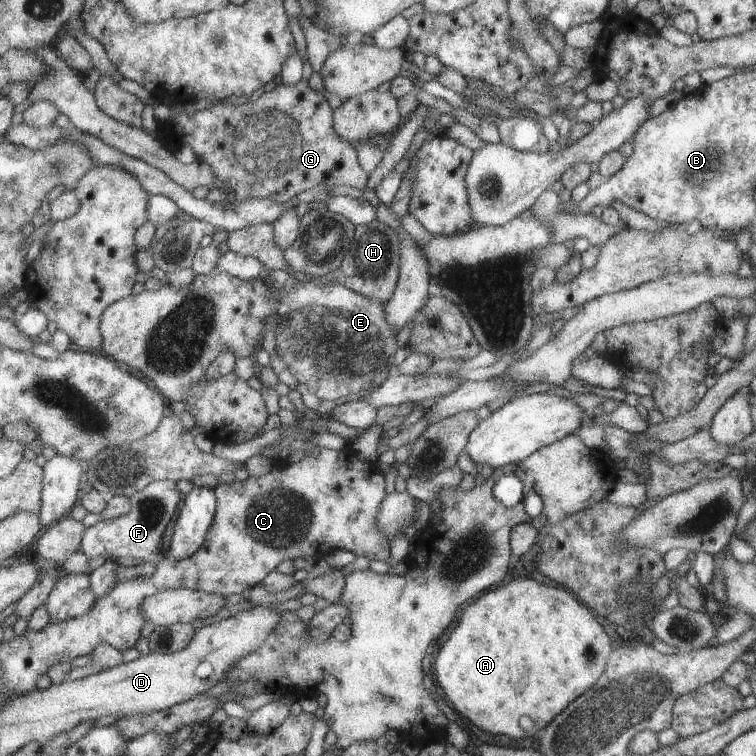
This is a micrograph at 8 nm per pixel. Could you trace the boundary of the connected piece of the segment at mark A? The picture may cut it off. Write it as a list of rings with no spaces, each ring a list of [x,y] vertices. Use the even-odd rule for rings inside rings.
[[[517,578],[511,580],[511,582],[507,582],[505,586],[499,586],[495,590],[485,592],[485,594],[476,597],[471,601],[471,604],[467,604],[463,608],[463,612],[459,615],[459,620],[457,620],[455,628],[453,628],[449,638],[443,642],[437,652],[437,656],[435,656],[433,672],[435,672],[437,684],[441,687],[445,698],[457,710],[460,718],[467,718],[469,722],[475,724],[477,728],[485,730],[485,732],[501,734],[501,736],[509,736],[509,738],[515,738],[517,740],[517,738],[527,738],[527,736],[531,736],[537,730],[543,730],[572,700],[575,700],[577,696],[587,691],[588,688],[591,688],[595,680],[601,676],[601,672],[605,670],[605,662],[607,662],[609,650],[611,650],[611,646],[609,646],[607,634],[595,622],[591,610],[587,606],[583,606],[583,603],[579,602],[573,593],[563,590],[563,587],[545,586],[545,584],[540,584],[531,578]],[[523,716],[533,722],[532,728],[527,728],[527,730],[519,728],[517,722]]]

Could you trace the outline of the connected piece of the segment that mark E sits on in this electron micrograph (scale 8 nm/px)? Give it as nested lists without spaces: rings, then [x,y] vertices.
[[[291,276],[289,283],[289,288],[282,290],[280,304],[276,308],[276,312],[272,313],[266,319],[266,330],[260,344],[263,350],[265,350],[270,357],[269,366],[277,375],[278,382],[286,384],[290,390],[296,390],[299,392],[306,413],[313,416],[327,414],[327,412],[331,412],[333,409],[337,408],[343,403],[349,403],[350,401],[361,401],[364,398],[365,393],[370,393],[388,378],[391,367],[389,364],[387,364],[387,358],[389,358],[389,356],[393,356],[393,354],[395,354],[395,350],[397,350],[397,342],[395,342],[397,327],[392,327],[386,321],[384,308],[385,302],[382,303],[381,301],[370,299],[365,295],[361,295],[358,292],[353,292],[351,289],[345,288],[345,285],[341,284],[340,281],[326,283],[323,279],[320,279],[316,283],[299,282],[297,279]]]

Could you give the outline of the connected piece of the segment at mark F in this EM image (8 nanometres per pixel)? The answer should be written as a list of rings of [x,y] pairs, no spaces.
[[[167,479],[153,481],[139,491],[135,491],[128,499],[130,509],[125,514],[112,519],[101,518],[83,531],[78,550],[87,558],[102,556],[104,559],[112,560],[122,557],[143,560],[159,548],[161,534],[181,500],[181,494],[177,494],[175,484]]]

